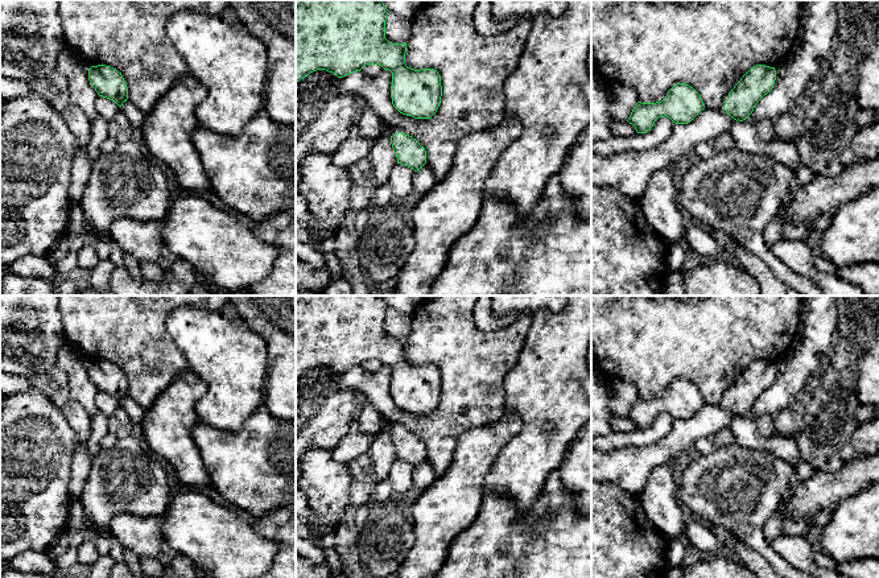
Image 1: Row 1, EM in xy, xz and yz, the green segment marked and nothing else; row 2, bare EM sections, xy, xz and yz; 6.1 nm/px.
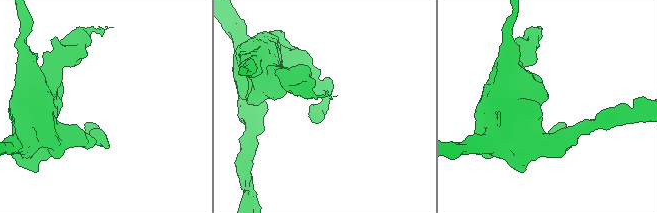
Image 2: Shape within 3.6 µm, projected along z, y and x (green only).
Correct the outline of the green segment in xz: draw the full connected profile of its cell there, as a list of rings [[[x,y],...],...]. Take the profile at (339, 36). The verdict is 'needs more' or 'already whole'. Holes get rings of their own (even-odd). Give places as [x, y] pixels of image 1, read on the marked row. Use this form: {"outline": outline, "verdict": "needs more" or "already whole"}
{"outline": [[[296,0],[296,83],[317,70],[343,78],[366,65],[379,65],[392,73],[393,107],[414,119],[430,119],[441,103],[441,77],[434,69],[407,66],[407,42],[392,44],[385,38],[388,12],[381,0]]], "verdict": "already whole"}

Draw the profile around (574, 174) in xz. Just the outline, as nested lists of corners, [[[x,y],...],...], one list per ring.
[[[591,125],[577,137],[558,170],[561,185],[573,198],[579,219],[591,218]]]

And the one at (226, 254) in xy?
[[[194,193],[172,198],[161,236],[165,247],[223,293],[247,293],[268,276],[278,255],[253,228]]]

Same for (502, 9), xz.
[[[490,0],[492,17],[498,21],[517,16],[520,18],[532,18],[536,15],[561,16],[568,0]]]

